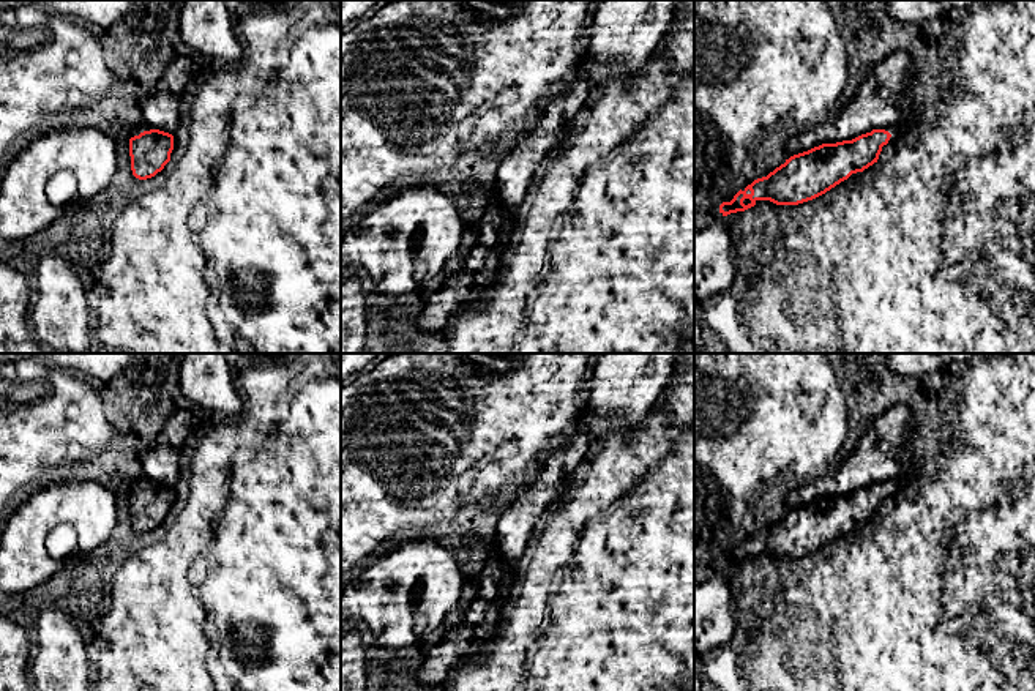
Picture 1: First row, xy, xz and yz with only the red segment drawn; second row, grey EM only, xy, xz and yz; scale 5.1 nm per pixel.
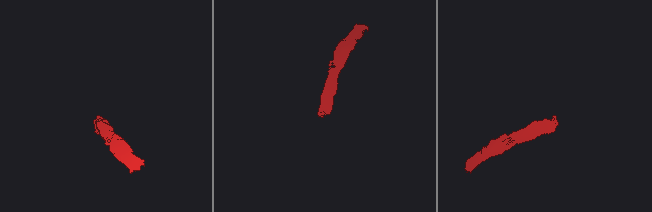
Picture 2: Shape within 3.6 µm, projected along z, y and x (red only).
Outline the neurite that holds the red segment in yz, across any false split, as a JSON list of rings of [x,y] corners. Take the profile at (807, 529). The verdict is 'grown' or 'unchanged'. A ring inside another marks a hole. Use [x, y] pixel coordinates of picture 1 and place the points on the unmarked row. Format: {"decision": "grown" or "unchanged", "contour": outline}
{"decision": "grown", "contour": [[[901,473],[852,494],[822,497],[794,508],[767,530],[740,543],[730,555],[723,555],[719,566],[727,570],[745,565],[757,554],[770,554],[776,558],[798,558],[813,554],[852,527],[863,525],[877,516],[882,500],[896,497],[909,483],[912,483],[910,473]]]}

